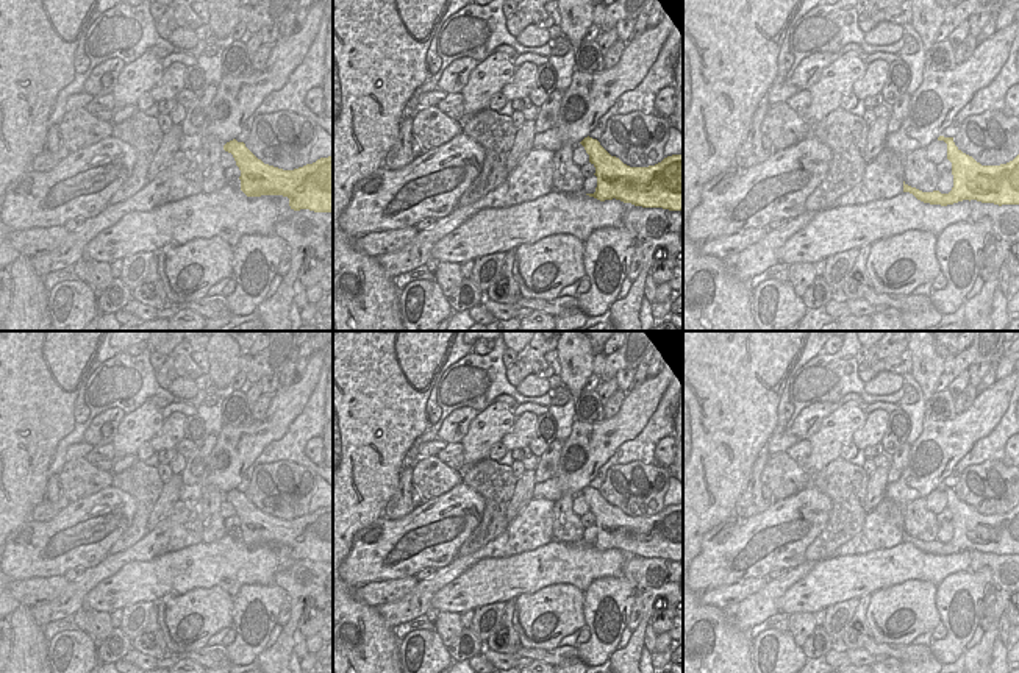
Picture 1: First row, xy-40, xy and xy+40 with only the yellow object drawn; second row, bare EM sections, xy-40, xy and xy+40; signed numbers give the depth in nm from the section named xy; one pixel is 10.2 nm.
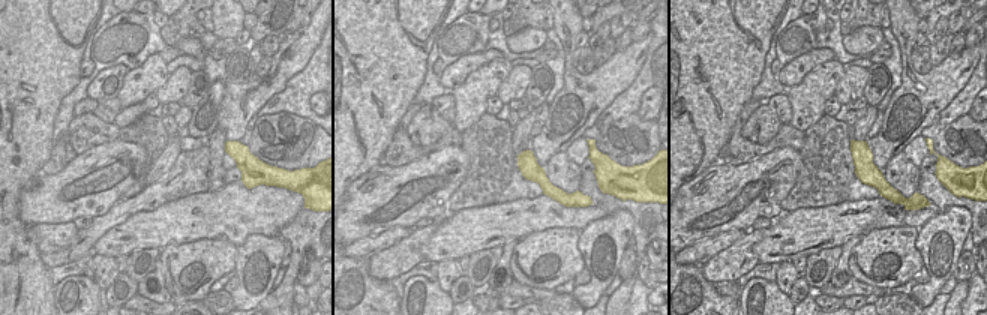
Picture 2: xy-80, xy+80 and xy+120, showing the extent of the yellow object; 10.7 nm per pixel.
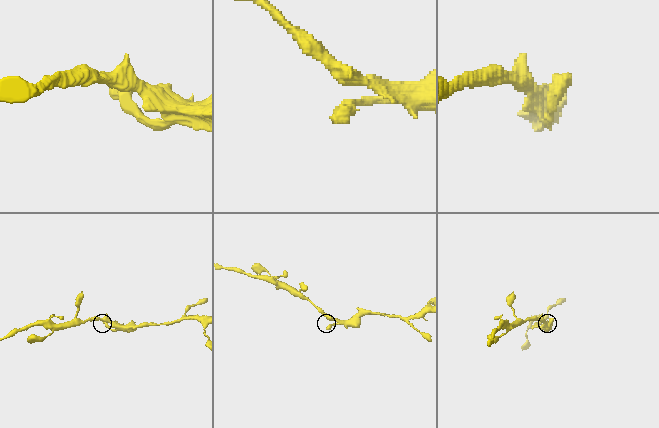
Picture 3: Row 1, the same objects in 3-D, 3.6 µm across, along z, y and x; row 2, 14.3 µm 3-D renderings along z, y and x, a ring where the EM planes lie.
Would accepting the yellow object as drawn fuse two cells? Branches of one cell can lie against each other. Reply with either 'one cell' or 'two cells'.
two cells

